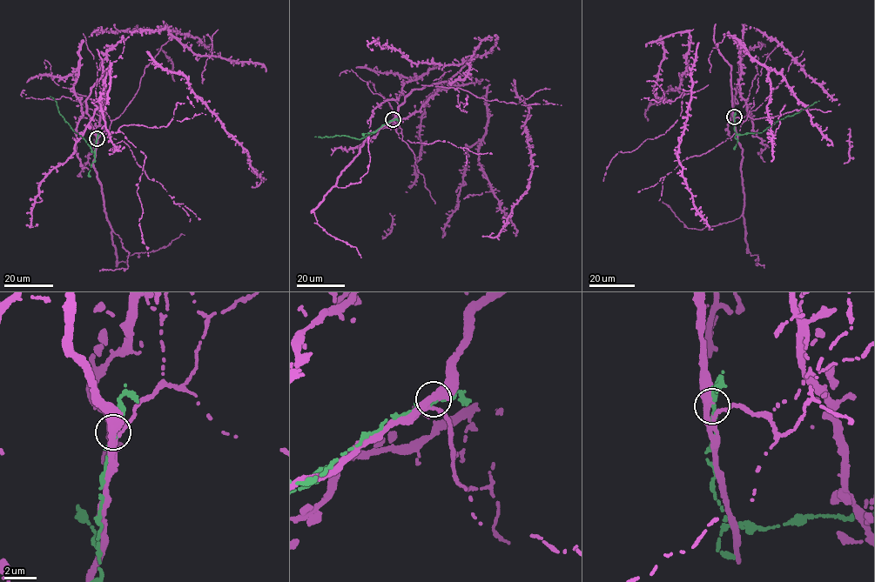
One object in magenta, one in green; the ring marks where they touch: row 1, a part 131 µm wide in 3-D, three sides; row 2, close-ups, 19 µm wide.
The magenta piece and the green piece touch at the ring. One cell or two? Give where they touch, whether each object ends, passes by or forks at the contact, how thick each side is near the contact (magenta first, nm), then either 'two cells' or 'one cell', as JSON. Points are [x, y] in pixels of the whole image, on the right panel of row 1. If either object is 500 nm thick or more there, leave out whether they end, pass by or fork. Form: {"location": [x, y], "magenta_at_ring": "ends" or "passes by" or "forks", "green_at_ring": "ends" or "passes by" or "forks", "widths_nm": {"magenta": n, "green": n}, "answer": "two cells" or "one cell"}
{"location": [734, 117], "magenta_at_ring": "passes by", "green_at_ring": "passes by", "widths_nm": {"magenta": 400, "green": 200}, "answer": "two cells"}

